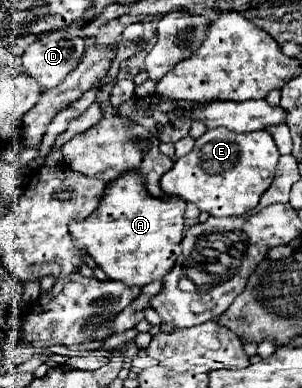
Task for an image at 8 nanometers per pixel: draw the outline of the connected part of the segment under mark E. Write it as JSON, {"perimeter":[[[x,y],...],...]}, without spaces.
{"perimeter":[[[217,127],[207,129],[189,155],[175,161],[175,165],[161,177],[161,189],[167,195],[179,195],[191,201],[199,211],[207,211],[213,217],[243,215],[247,209],[259,203],[259,197],[273,181],[279,151],[269,131],[233,133]]]}

